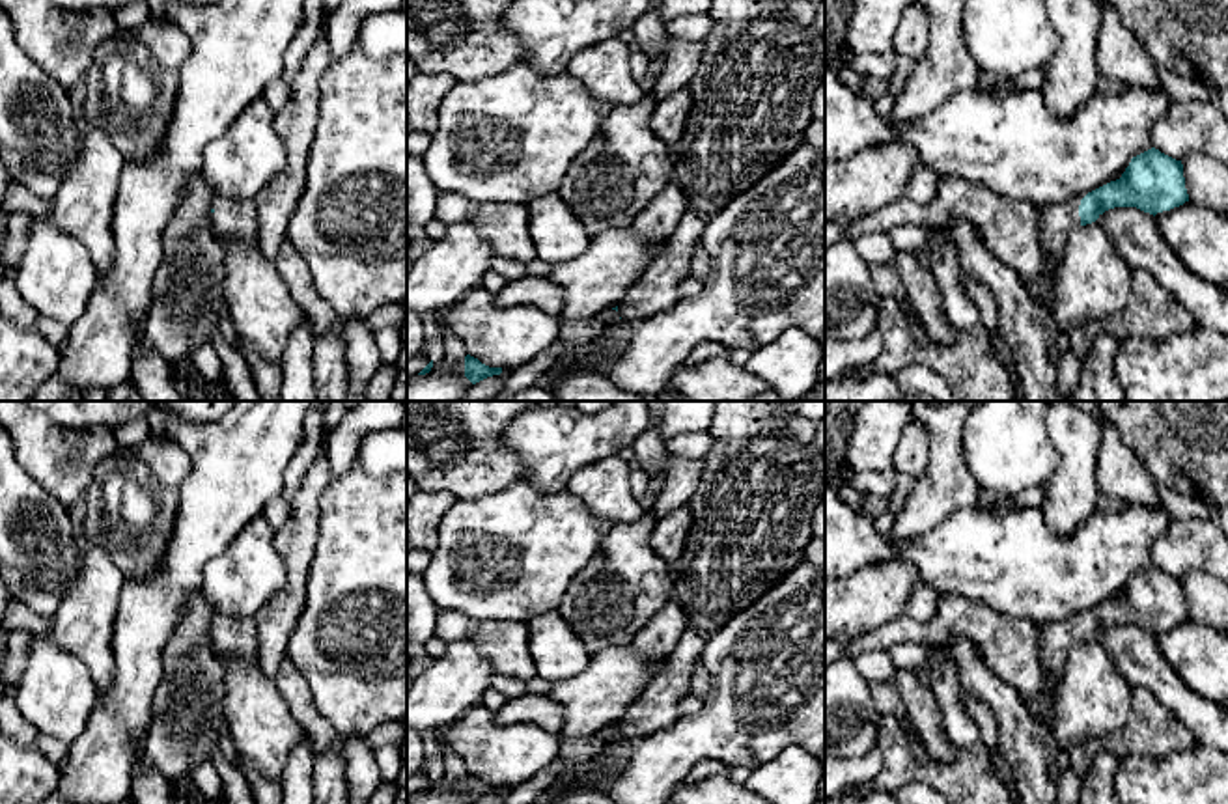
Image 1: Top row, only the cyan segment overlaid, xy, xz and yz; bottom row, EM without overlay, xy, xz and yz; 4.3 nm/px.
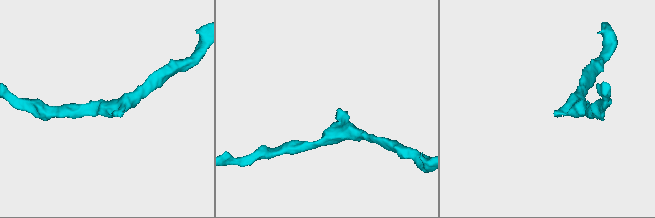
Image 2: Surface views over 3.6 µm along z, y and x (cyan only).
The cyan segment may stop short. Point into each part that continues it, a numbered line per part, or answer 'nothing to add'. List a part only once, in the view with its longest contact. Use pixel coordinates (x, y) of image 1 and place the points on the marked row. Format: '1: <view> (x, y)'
1: yz (1060, 219)

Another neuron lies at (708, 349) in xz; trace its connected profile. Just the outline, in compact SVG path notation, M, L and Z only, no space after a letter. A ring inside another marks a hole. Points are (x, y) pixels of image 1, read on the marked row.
M704 341L700 345L694 347L694 351L691 353L689 360L685 362L685 366L696 366L702 362L707 362L711 358L719 358L728 354L730 351L715 341Z

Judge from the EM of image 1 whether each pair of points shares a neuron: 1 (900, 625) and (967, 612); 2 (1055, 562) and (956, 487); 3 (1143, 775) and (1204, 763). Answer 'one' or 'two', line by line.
1: one
2: two
3: one

